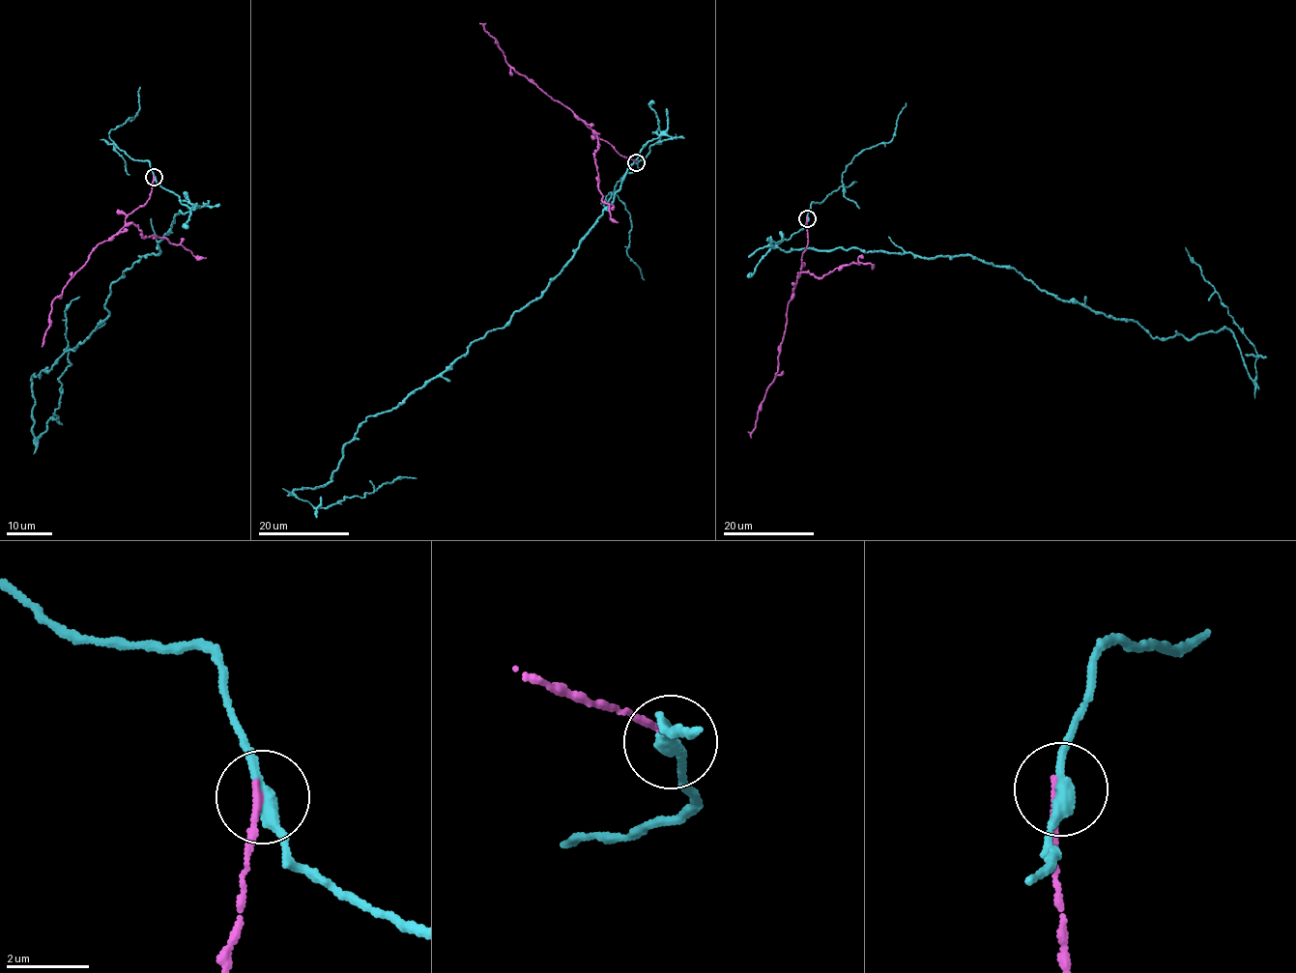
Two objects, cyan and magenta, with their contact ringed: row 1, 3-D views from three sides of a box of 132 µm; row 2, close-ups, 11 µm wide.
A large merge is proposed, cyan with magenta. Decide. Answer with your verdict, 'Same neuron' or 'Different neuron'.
Different neuron

